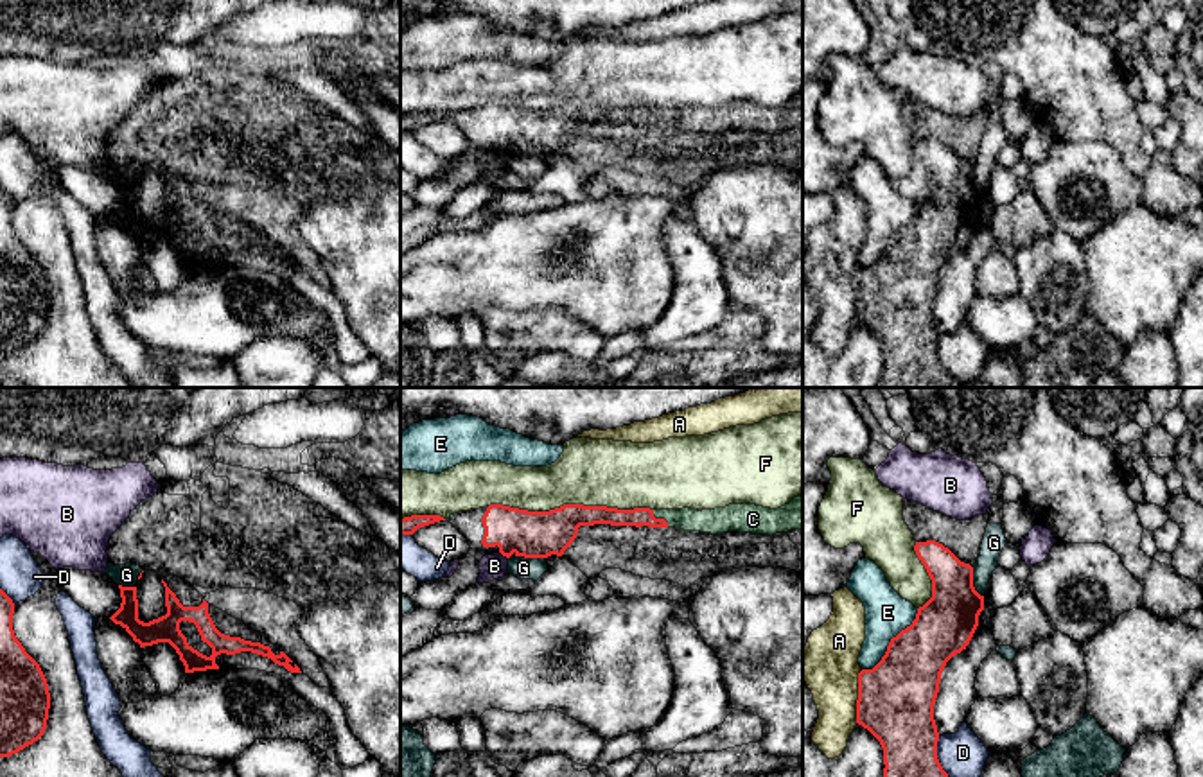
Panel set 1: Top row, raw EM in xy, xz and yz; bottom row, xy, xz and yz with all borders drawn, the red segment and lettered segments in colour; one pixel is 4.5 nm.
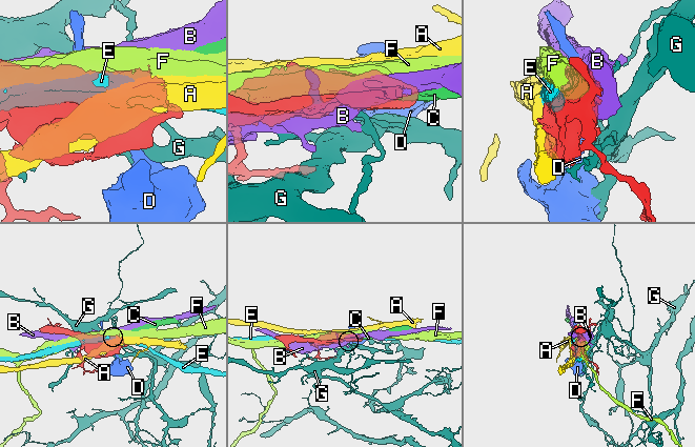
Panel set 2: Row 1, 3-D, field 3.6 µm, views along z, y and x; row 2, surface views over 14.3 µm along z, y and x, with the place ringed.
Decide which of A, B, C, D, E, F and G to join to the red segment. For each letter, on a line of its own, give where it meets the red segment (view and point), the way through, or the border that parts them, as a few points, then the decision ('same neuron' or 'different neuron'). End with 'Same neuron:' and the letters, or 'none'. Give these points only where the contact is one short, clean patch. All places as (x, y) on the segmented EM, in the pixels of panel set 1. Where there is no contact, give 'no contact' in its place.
A: contact yz (859, 697); different neuron
B: contact xz (503, 555); different neuron
C: contact xz (659, 519); same neuron
D: contact yz (936, 756); different neuron
E: contact yz (891, 641); different neuron
F: contact xz (571, 505); different neuron
G: contact yz (972, 582); different neuron
Same neuron: C

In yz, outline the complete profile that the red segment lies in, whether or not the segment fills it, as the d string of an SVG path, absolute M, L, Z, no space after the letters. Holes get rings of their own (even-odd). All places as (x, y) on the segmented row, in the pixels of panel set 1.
M935 540L916 542L914 551L932 580L932 598L918 608L910 626L891 639L873 669L858 673L856 723L883 748L883 777L948 777L937 759L939 732L934 703L946 662L966 650L984 610L973 587L973 567Z

